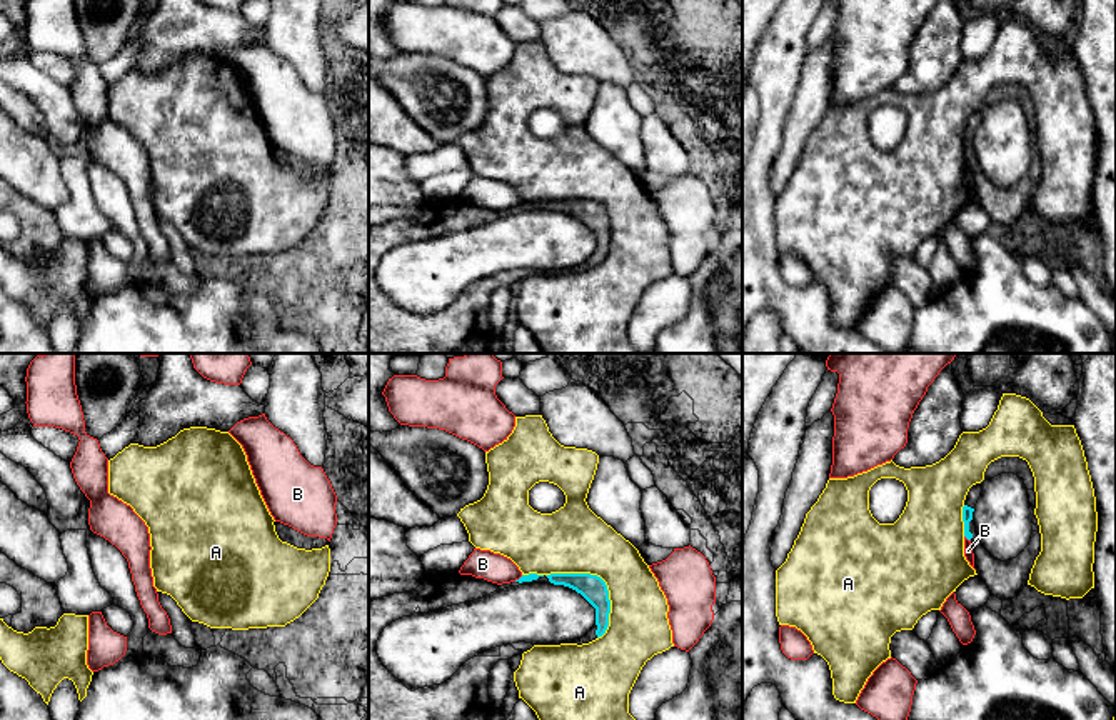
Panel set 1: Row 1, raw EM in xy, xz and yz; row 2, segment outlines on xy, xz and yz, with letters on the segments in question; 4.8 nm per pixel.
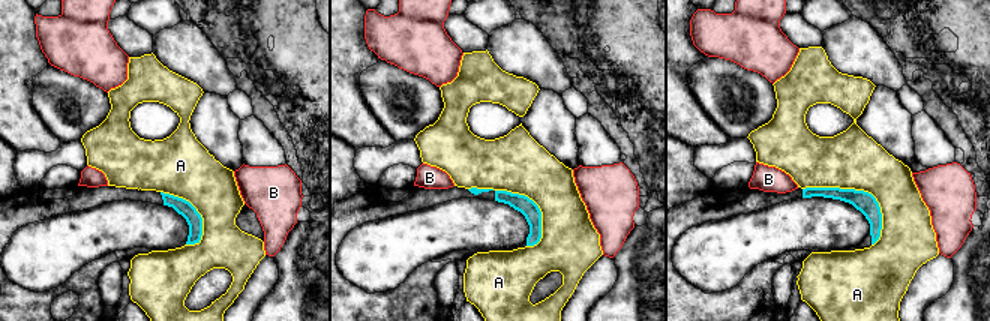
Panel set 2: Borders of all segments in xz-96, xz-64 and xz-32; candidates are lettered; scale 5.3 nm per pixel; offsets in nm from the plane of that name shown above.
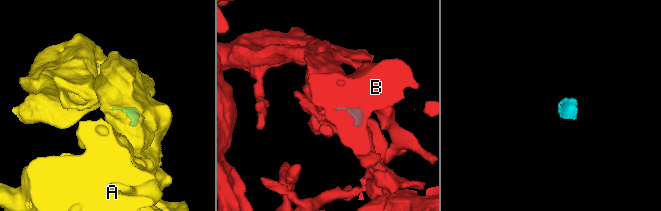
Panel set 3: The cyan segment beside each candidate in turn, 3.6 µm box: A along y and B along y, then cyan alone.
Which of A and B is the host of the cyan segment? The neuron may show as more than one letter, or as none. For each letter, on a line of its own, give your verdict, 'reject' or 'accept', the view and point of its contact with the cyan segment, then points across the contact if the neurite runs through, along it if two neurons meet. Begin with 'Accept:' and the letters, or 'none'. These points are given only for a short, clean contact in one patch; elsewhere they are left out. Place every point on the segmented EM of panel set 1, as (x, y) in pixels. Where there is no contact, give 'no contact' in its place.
Accept: none
A: reject; meets cyan in xz at (603, 580)
B: reject; meets cyan in yz at (968, 539); border along yz (965, 535), (970, 540)

